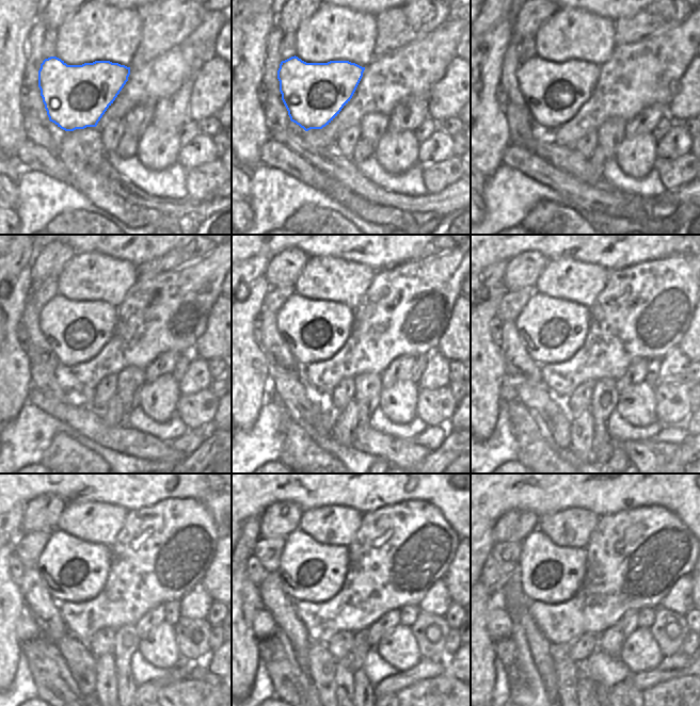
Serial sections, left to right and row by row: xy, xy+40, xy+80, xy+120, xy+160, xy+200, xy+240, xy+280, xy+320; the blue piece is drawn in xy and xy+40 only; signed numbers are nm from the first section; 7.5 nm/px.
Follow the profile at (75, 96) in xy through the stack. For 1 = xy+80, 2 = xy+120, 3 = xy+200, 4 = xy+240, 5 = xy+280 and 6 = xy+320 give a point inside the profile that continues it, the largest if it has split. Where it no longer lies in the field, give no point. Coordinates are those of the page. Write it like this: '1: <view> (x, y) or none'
1: xy+80 (553, 92)
2: xy+120 (76, 331)
3: xy+200 (551, 330)
4: xy+240 (73, 571)
5: xy+280 (309, 571)
6: xy+320 (547, 573)

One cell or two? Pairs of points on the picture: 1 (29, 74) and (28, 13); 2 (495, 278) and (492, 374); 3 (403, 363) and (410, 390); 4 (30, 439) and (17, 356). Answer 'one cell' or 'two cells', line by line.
1: two cells
2: two cells
3: two cells
4: two cells

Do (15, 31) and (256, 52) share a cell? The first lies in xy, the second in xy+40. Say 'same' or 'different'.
same

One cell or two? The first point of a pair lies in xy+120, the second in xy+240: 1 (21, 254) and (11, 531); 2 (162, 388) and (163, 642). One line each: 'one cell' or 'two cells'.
1: one cell
2: one cell

